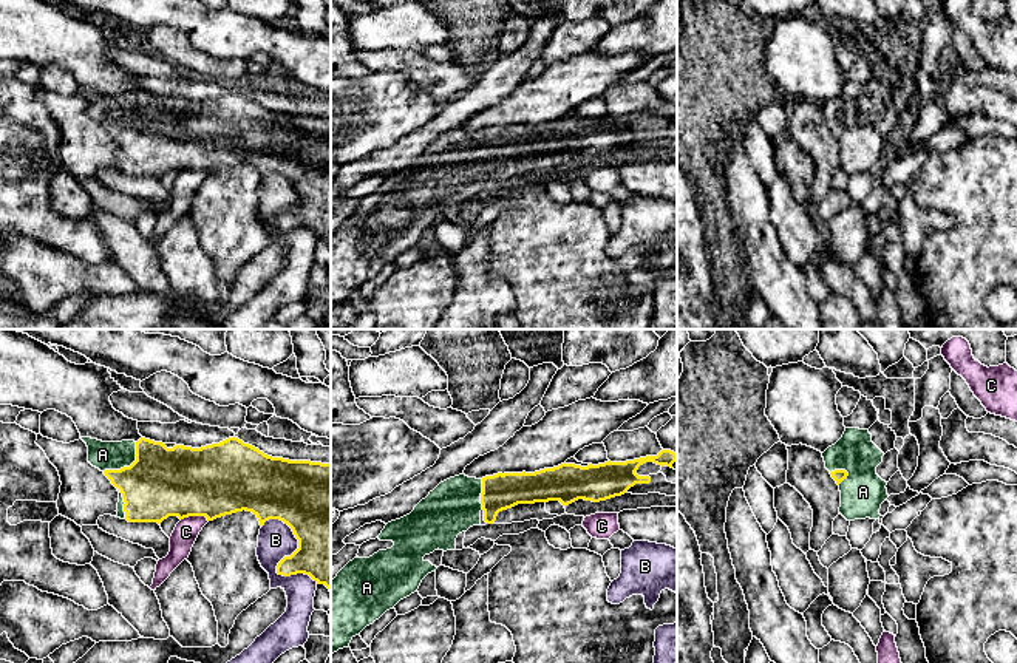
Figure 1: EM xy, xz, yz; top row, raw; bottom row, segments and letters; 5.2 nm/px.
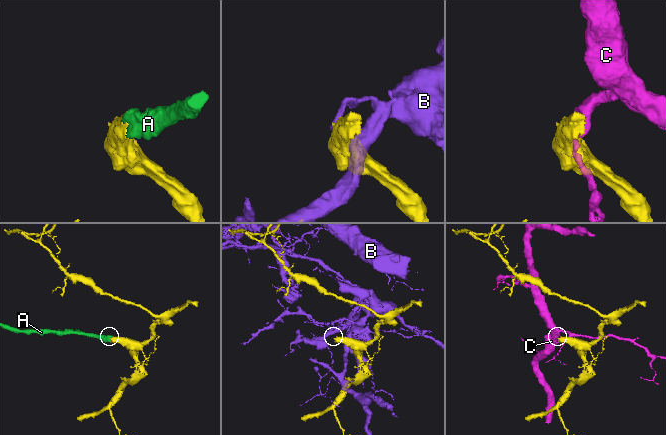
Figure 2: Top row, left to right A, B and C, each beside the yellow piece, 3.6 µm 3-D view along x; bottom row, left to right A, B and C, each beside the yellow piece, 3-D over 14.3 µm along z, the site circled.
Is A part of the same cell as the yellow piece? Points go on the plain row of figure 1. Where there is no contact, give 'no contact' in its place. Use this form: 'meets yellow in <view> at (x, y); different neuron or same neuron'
meets yellow in xy at (127, 121); same neuron

